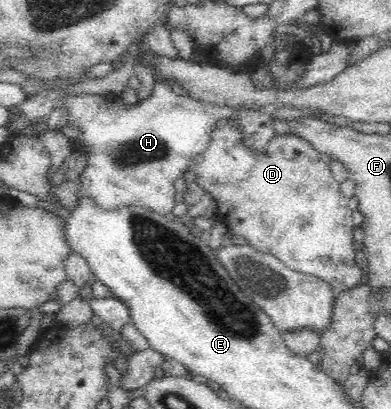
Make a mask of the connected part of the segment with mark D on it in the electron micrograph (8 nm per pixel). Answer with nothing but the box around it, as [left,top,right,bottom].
[190,118,365,293]

